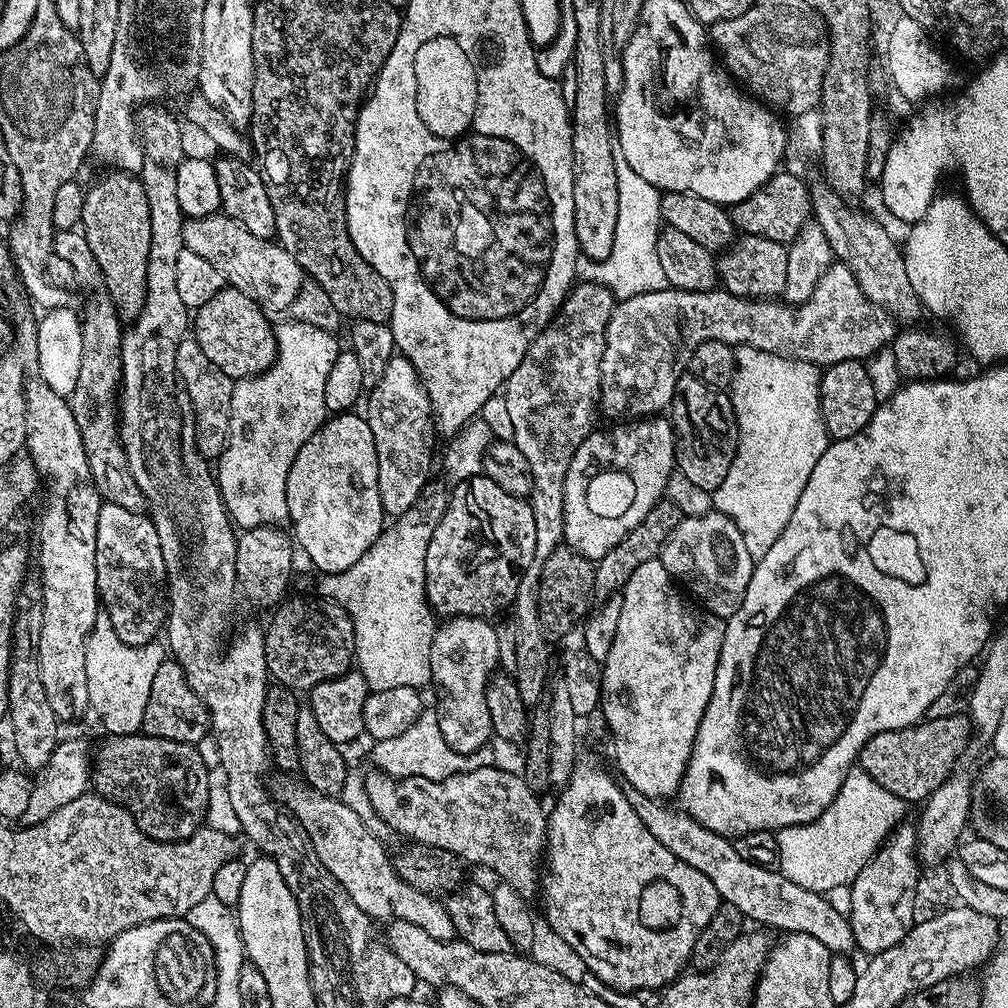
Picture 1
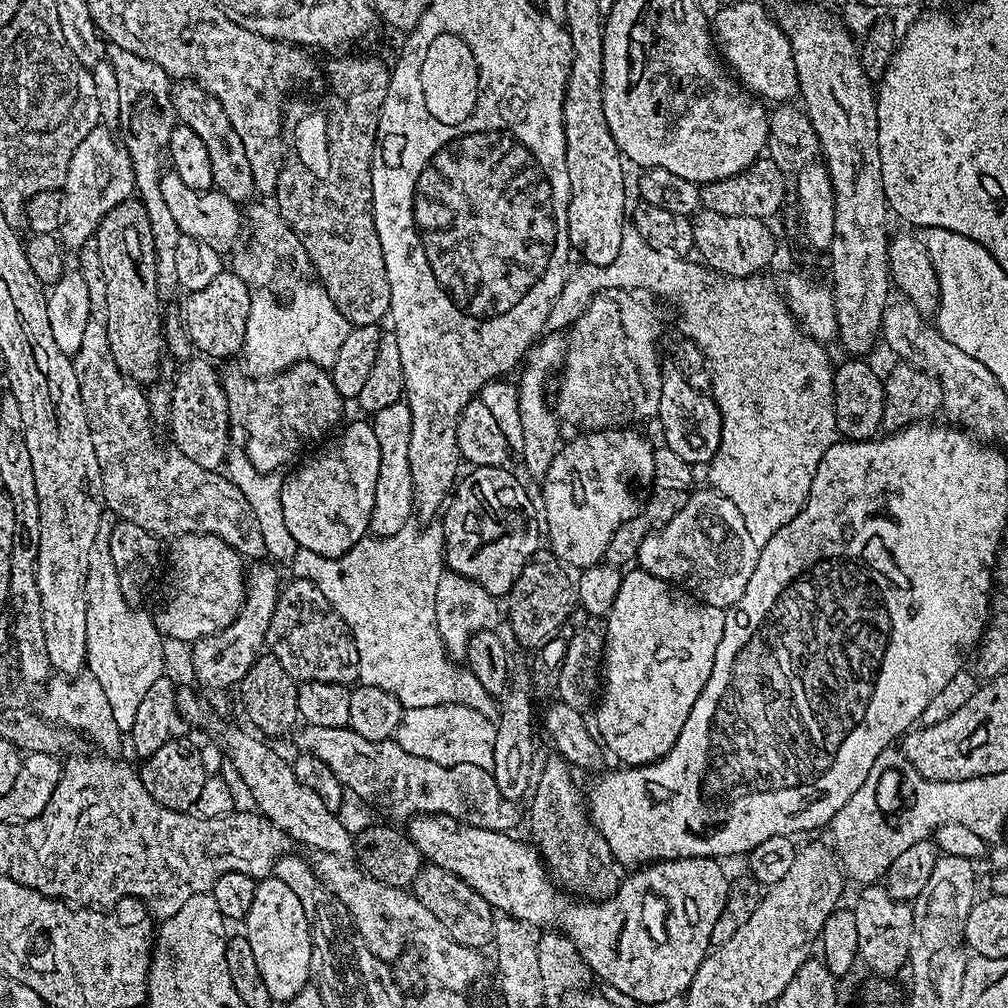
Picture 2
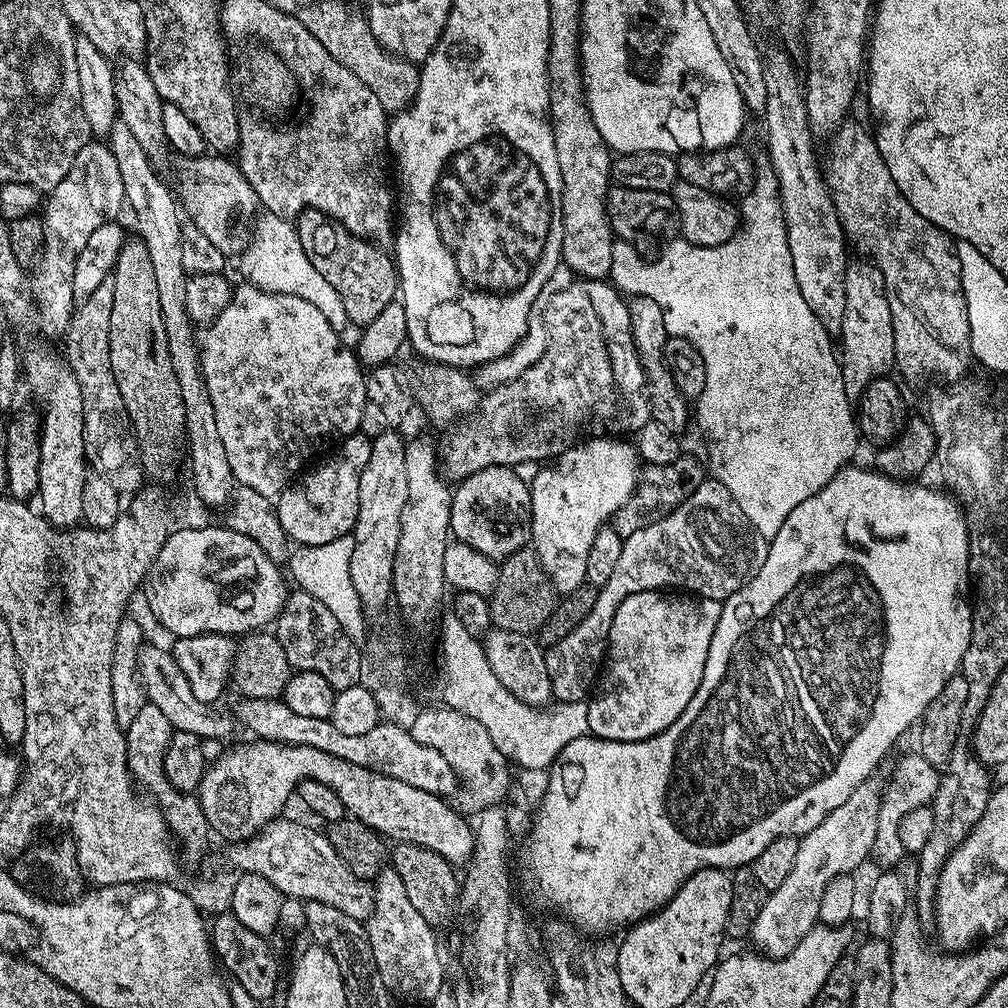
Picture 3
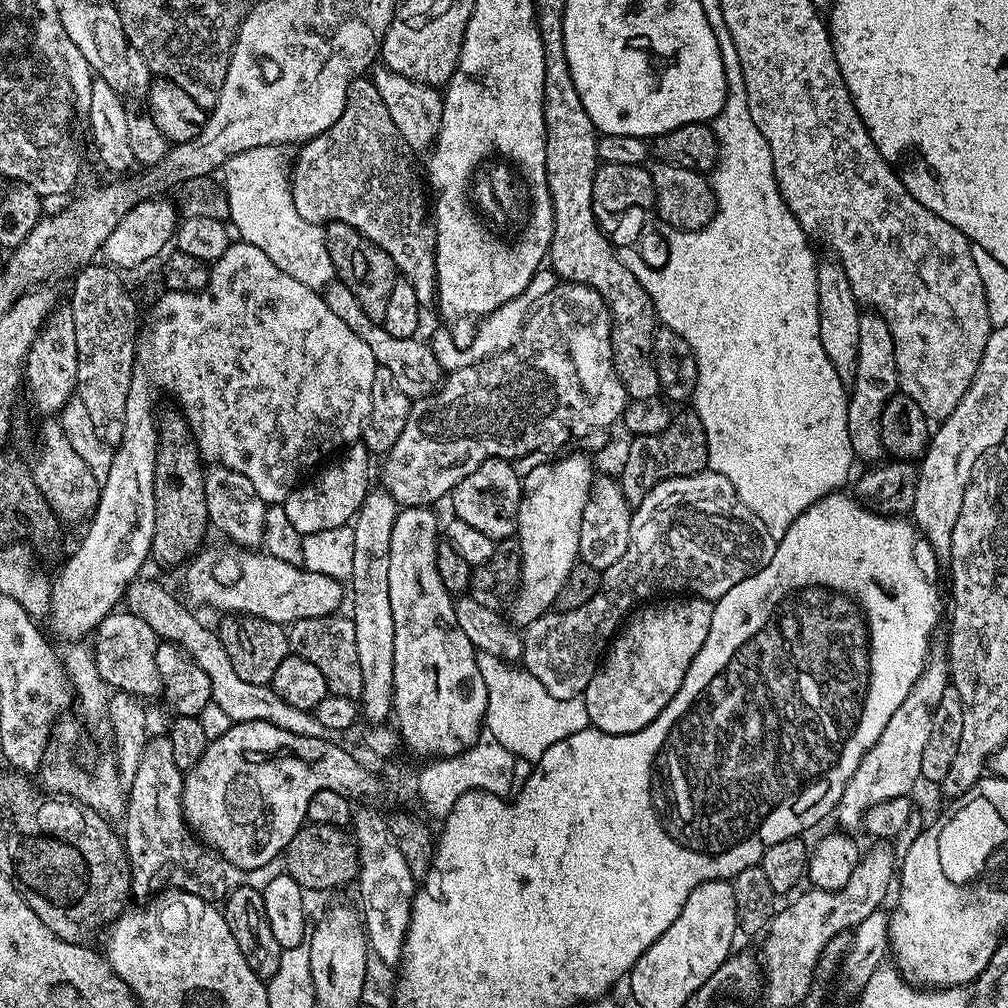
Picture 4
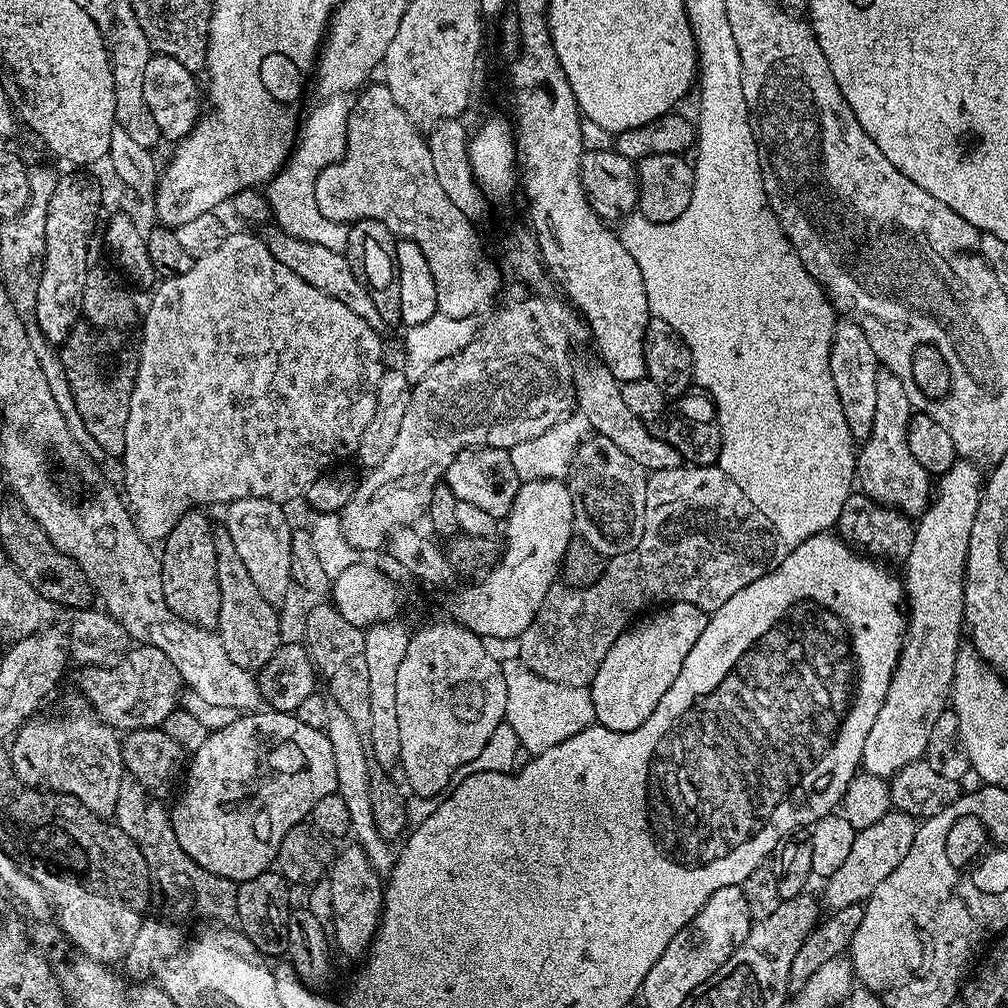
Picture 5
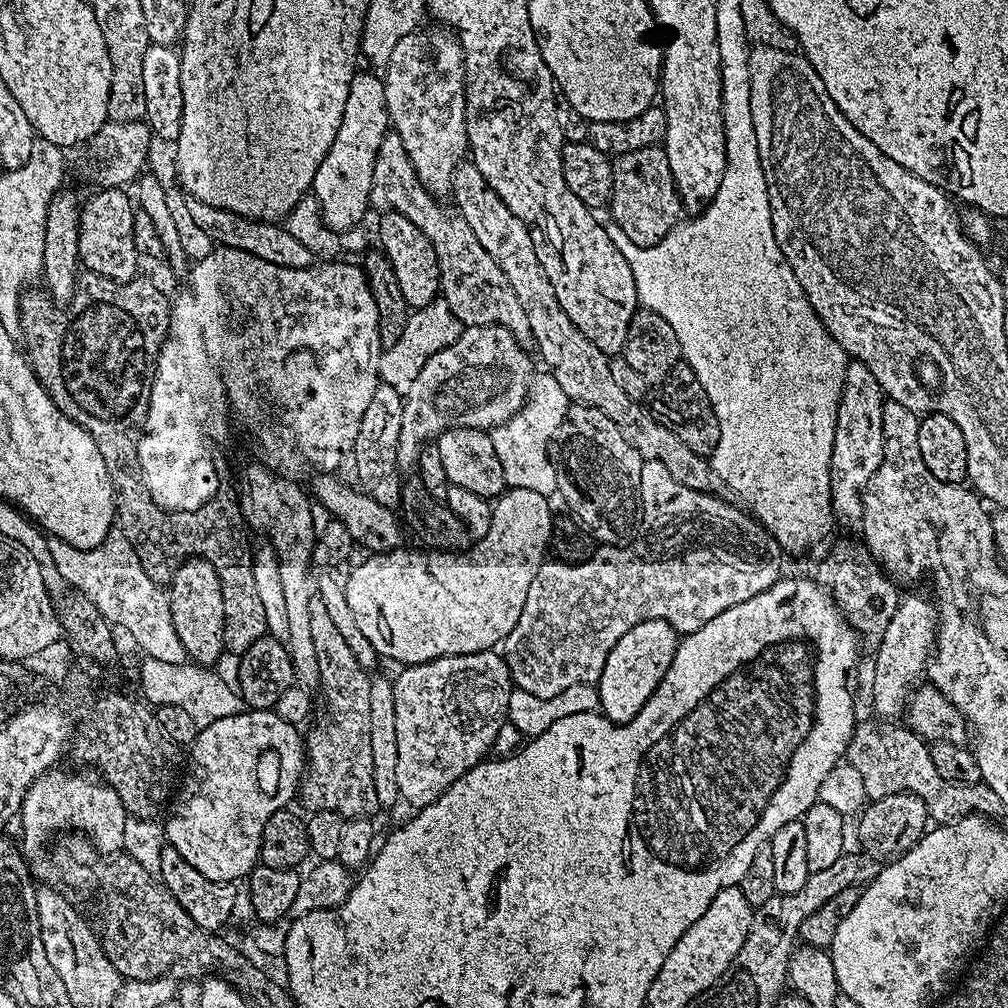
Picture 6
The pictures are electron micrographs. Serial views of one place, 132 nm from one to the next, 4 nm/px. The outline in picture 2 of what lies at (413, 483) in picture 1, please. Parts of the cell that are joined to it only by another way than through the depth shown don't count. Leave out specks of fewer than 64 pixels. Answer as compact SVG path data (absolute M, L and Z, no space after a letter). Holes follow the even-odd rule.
M401 402L378 410L370 423L378 438L378 486L374 486L374 508L368 523L371 535L389 536L409 523L414 516L412 502L412 479L410 478L410 410L407 403Z

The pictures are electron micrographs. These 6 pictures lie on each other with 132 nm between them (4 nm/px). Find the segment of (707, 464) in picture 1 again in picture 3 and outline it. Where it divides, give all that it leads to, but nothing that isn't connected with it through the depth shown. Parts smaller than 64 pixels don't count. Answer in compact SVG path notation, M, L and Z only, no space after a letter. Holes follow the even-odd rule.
M649 296L631 297L627 305L632 323L632 341L644 371L651 419L667 428L681 430L680 428L687 426L688 420L690 424L690 400L680 393L678 386L674 386L674 378L670 378L670 370L666 370L664 347L669 335L666 322L662 322L662 310L658 302L654 302Z

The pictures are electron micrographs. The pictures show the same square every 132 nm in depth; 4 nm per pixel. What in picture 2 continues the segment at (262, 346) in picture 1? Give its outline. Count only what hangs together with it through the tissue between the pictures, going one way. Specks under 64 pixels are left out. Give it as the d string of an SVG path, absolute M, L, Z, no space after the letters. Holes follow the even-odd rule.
M231 270L220 271L218 278L213 278L203 290L187 293L183 297L184 305L178 312L189 338L192 339L193 349L208 358L228 356L231 352L239 353L244 347L252 297L248 284Z

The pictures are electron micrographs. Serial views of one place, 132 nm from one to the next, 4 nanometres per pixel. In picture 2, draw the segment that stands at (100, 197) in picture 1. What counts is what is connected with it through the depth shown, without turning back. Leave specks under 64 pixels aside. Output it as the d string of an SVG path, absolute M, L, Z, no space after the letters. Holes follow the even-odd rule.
M131 198L110 210L96 230L95 244L95 263L106 278L106 334L110 338L110 354L114 354L114 362L118 362L118 368L129 380L148 386L160 372L162 297L156 281L154 235L140 200Z

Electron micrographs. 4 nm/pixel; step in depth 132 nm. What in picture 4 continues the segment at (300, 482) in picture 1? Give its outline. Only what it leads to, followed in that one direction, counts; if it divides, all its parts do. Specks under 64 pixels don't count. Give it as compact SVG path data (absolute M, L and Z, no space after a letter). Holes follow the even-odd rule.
M363 442L350 444L336 459L331 461L333 464L329 468L321 467L315 473L317 476L313 480L305 479L303 483L293 488L292 493L284 500L282 507L286 518L290 518L290 525L294 526L295 530L298 530L303 537L322 530L344 528L359 512L362 502L368 497L370 491L370 485L368 485L368 460L370 461L368 447Z

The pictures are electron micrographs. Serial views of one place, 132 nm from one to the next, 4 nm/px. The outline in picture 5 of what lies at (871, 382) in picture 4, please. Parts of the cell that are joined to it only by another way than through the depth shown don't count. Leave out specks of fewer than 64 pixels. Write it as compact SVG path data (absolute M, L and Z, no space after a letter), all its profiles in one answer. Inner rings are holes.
M887 370L877 371L874 378L874 422L870 434L859 445L856 453L856 480L859 491L888 508L897 508L909 517L919 517L928 507L934 492L930 474L910 454L910 442L906 442L906 430L914 409L902 382Z

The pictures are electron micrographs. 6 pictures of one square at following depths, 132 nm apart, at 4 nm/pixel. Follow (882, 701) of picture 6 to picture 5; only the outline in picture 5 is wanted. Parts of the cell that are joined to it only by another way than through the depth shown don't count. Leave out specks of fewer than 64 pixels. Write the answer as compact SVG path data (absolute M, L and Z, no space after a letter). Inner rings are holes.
M958 462L954 466L950 466L950 470L946 470L939 477L938 483L934 488L934 495L931 497L930 503L927 508L924 509L923 512L920 513L918 519L915 521L914 527L916 533L914 534L914 546L910 546L910 554L908 555L907 560L904 561L902 565L902 583L904 586L904 594L906 597L906 635L904 637L904 643L900 649L900 657L896 659L896 669L892 671L892 681L890 682L890 686L886 690L886 698L882 702L882 710L878 710L878 714L874 718L874 726L870 726L870 734L866 734L866 746L862 750L862 758L860 759L863 771L869 772L872 776L882 776L885 778L891 778L896 775L898 770L902 770L902 766L906 766L910 762L914 762L915 760L921 759L924 755L924 751L926 750L926 742L930 742L930 730L934 726L934 722L938 722L938 714L942 714L946 711L950 704L950 697L952 694L952 679L954 678L954 666L956 665L956 656L959 654L960 649L962 647L962 641L960 641L960 632L962 636L962 629L965 627L964 623L964 567L966 566L966 562L968 561L968 547L970 546L970 530L974 530L974 514L978 510L978 502L980 501L980 494L982 491L982 472L980 476L980 472L975 463L972 462Z

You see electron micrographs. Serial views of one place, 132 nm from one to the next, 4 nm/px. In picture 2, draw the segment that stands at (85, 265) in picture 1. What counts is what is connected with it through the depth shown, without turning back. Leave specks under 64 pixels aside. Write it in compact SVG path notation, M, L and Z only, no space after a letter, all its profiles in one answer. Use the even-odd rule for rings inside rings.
M99 266L91 267L85 267L83 273L86 286L90 290L92 309L86 322L82 346L78 346L74 363L88 433L94 442L94 454L102 470L102 490L107 511L113 517L134 522L134 526L142 526L142 530L157 538L175 538L205 532L222 538L235 552L239 552L241 557L252 562L259 561L265 555L262 530L258 530L254 510L250 510L250 502L246 502L242 490L238 490L238 486L234 486L234 482L228 479L227 475L203 469L184 456L180 456L178 460L179 476L175 466L168 464L167 454L156 449L156 440L152 437L152 416L148 413L148 400L144 397L145 389L136 381L129 380L118 368L118 362L114 362L114 354L110 354L110 338L106 334L106 278Z

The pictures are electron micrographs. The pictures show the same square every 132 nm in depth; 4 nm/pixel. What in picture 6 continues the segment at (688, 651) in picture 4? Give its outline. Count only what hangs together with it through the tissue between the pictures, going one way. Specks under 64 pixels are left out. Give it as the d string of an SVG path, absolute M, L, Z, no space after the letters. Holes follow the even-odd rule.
M665 620L638 622L626 630L626 634L618 638L614 650L610 650L598 681L599 711L615 724L629 724L672 668L677 643L678 633Z

